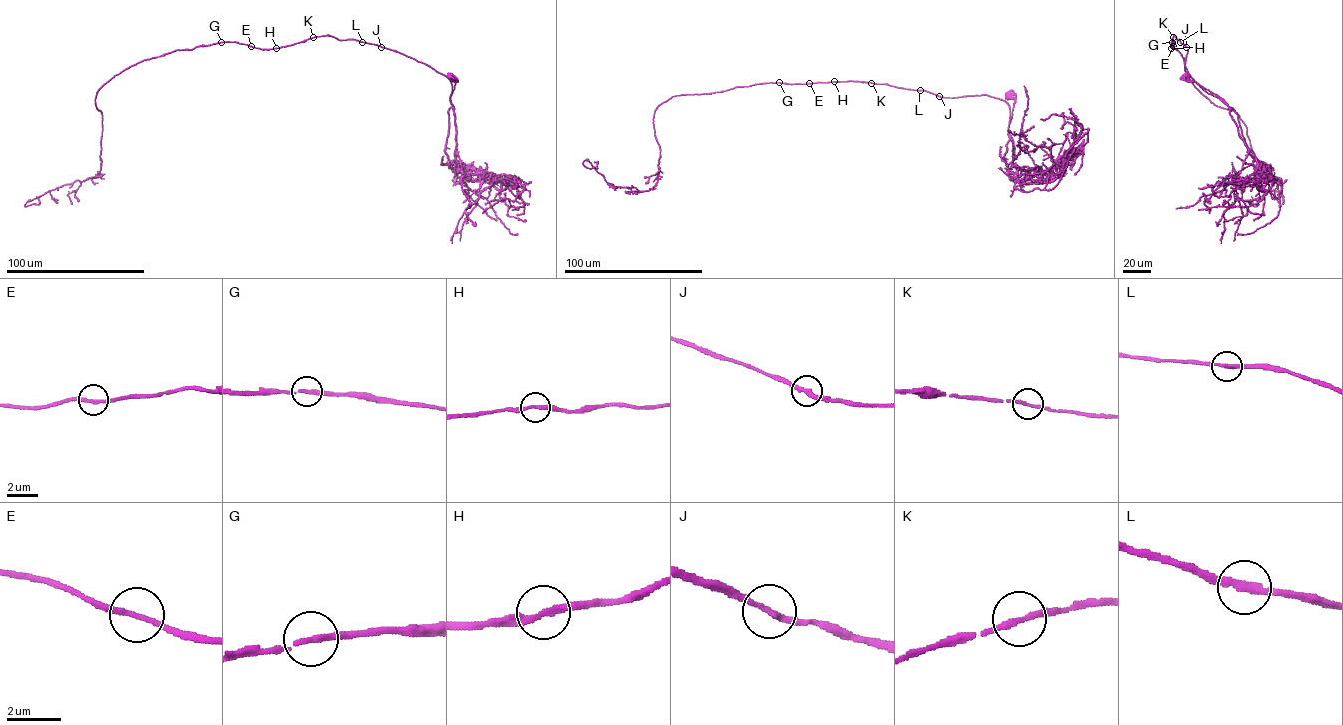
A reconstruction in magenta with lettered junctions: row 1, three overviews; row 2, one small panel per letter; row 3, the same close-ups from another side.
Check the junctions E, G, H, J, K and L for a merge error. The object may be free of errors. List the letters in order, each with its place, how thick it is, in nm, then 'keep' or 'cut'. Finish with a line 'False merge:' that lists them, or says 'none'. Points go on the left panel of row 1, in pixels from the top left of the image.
E: at (251, 46); 190 nm thick; keep
G: at (221, 42); 200 nm thick; keep
H: at (276, 48); 220 nm thick; keep
J: at (381, 47); 240 nm thick; keep
K: at (313, 37); 200 nm thick; keep
L: at (362, 42); 240 nm thick; keep
False merge: none

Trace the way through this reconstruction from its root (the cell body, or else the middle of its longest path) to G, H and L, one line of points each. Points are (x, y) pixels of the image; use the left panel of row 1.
G: (451, 77), (457, 81), (450, 97), (453, 108), (447, 77), (376, 44), (330, 35), (268, 49), (221, 42)
H: (451, 77), (457, 81), (450, 97), (453, 108), (447, 77), (377, 45), (323, 35), (276, 48)
L: (451, 77), (457, 81), (450, 97), (453, 108), (451, 82), (445, 76), (398, 52), (362, 42)

